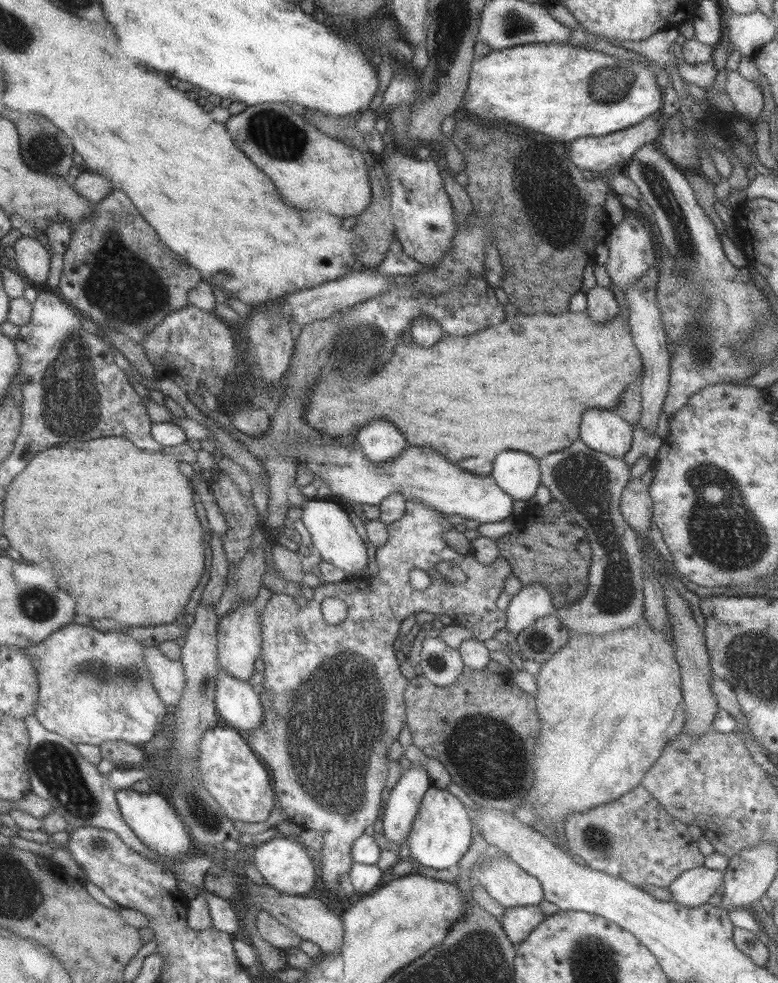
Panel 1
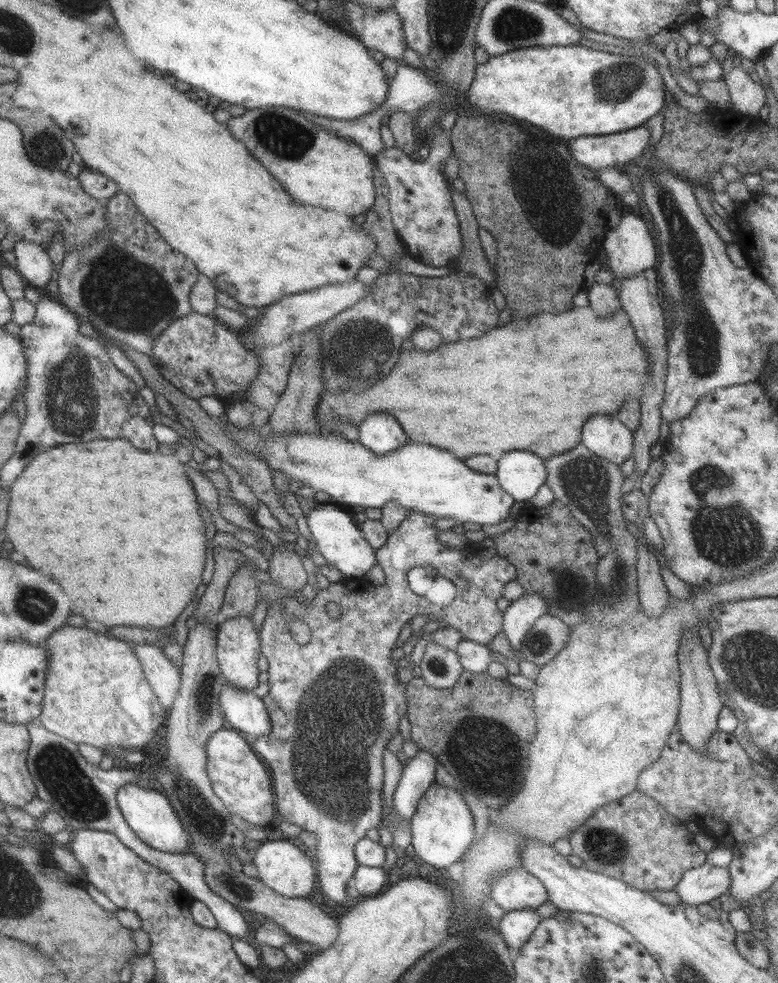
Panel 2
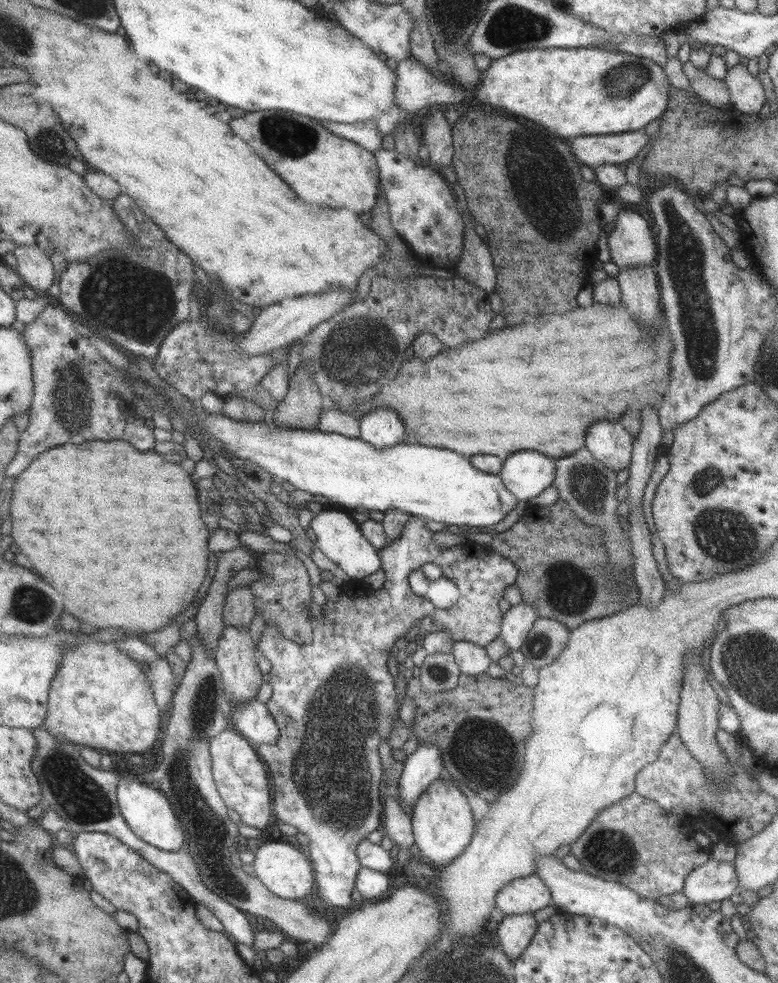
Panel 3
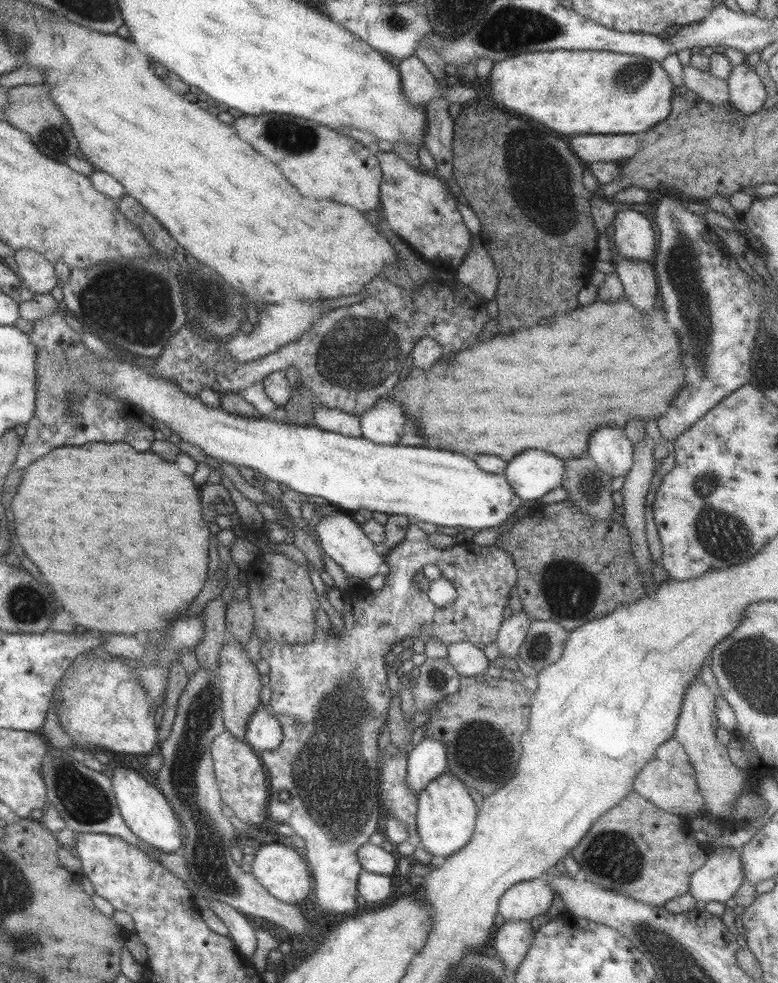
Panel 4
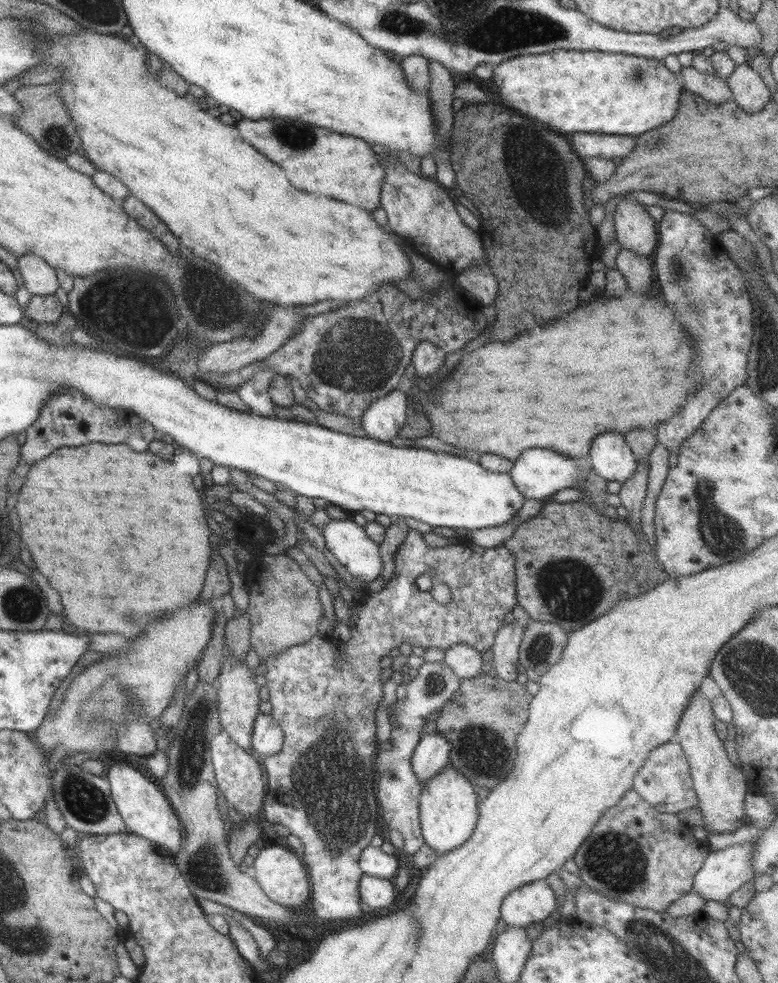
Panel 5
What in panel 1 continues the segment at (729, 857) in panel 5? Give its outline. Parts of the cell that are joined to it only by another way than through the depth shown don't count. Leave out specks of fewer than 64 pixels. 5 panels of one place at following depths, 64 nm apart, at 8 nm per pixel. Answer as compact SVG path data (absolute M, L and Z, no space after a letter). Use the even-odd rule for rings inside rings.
M703 865L684 870L668 886L673 902L693 908L707 903L715 891L723 886L722 871Z

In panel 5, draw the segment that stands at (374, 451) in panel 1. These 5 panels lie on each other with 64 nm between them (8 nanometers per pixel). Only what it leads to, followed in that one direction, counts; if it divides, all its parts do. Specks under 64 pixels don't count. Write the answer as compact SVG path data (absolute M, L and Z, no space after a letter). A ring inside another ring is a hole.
M393 390L381 398L377 398L360 417L365 436L373 440L387 443L397 436L405 422L407 398L403 392Z

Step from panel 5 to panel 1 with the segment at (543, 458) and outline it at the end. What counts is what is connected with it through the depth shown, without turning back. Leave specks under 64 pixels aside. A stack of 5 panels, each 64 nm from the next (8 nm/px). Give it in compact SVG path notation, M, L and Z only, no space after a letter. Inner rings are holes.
M503 450L493 457L488 474L497 486L513 500L527 500L540 484L540 472L530 454L519 450Z

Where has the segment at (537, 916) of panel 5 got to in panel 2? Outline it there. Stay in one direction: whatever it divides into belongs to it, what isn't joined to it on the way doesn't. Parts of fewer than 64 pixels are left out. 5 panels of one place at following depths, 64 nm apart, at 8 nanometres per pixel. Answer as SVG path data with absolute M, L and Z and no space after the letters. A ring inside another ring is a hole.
M521 867L499 873L489 882L491 900L504 911L535 909L547 901L547 891L536 876Z

